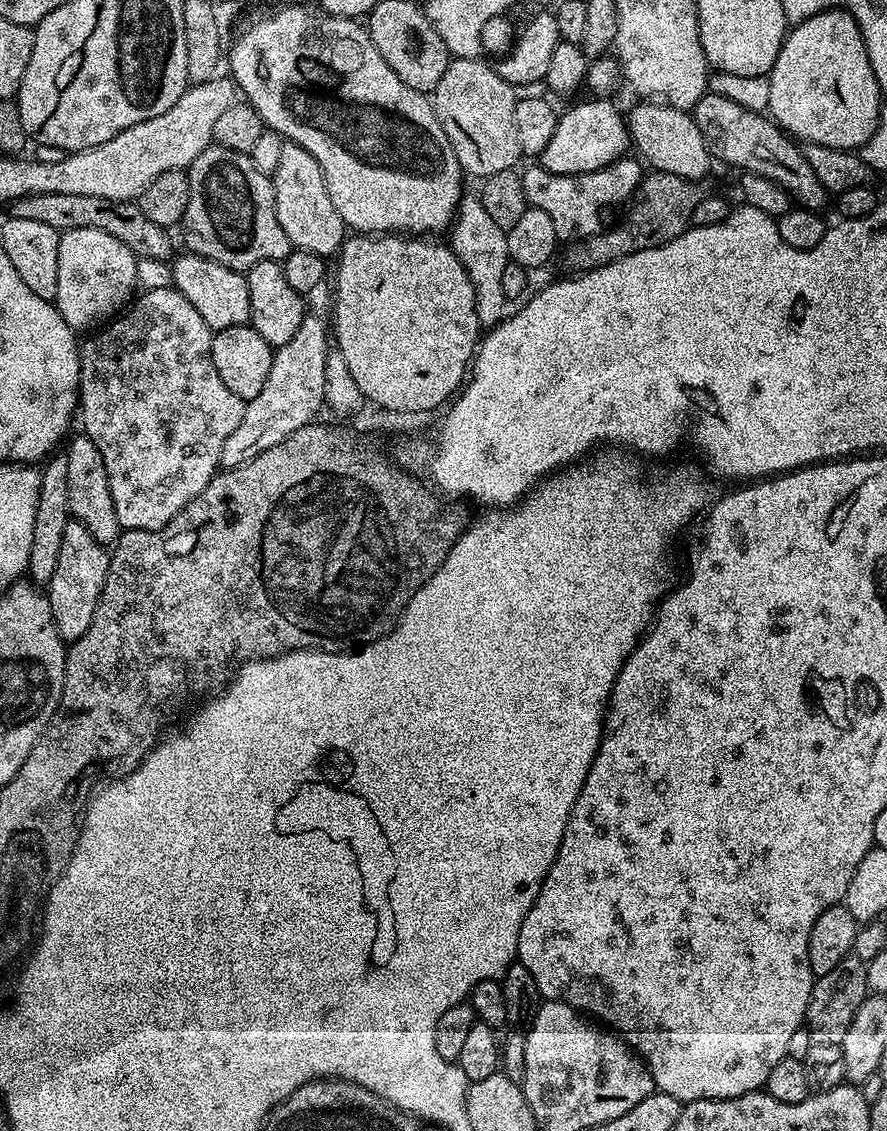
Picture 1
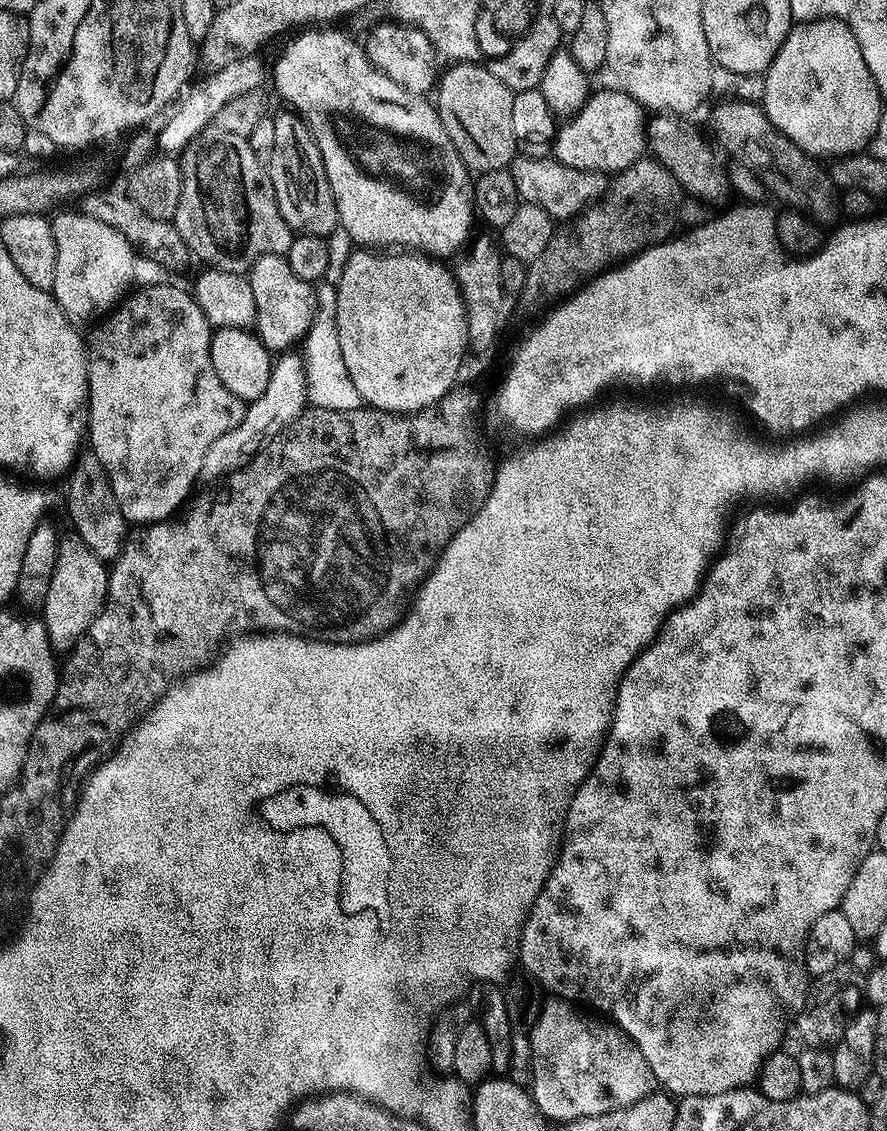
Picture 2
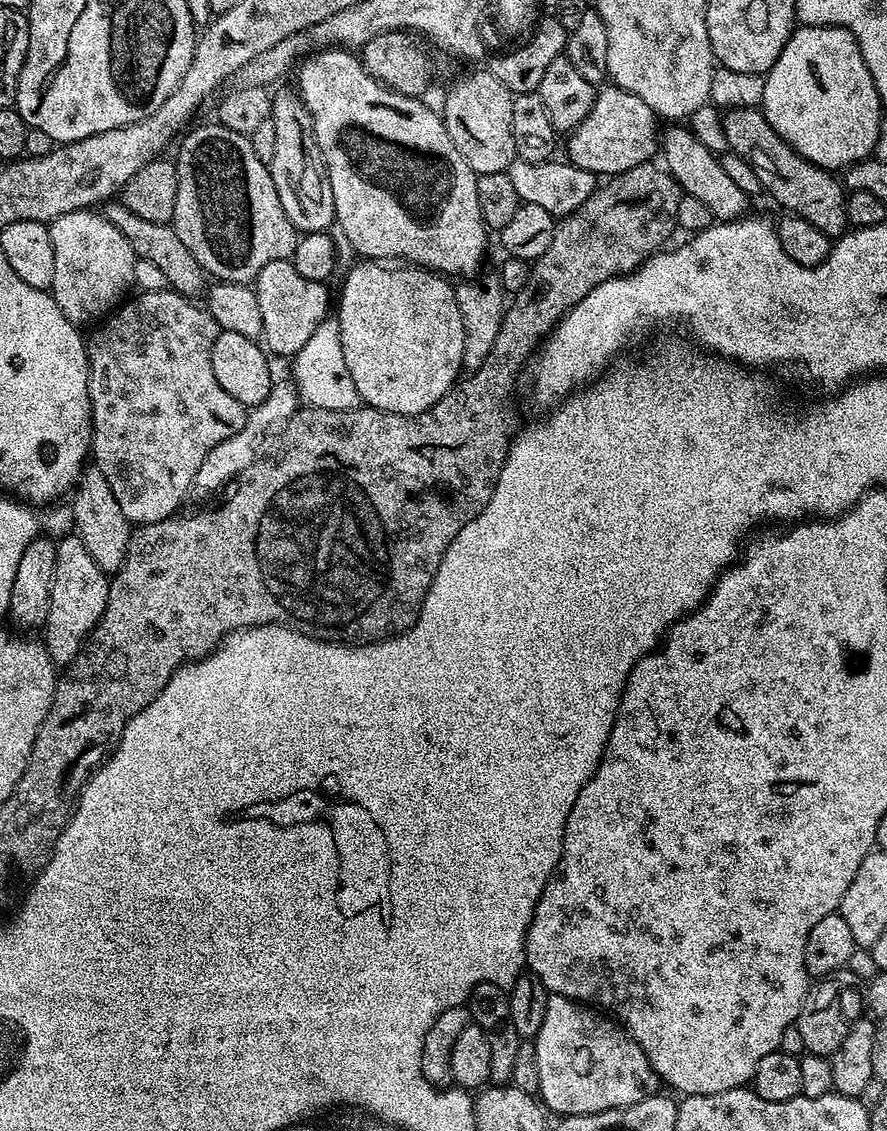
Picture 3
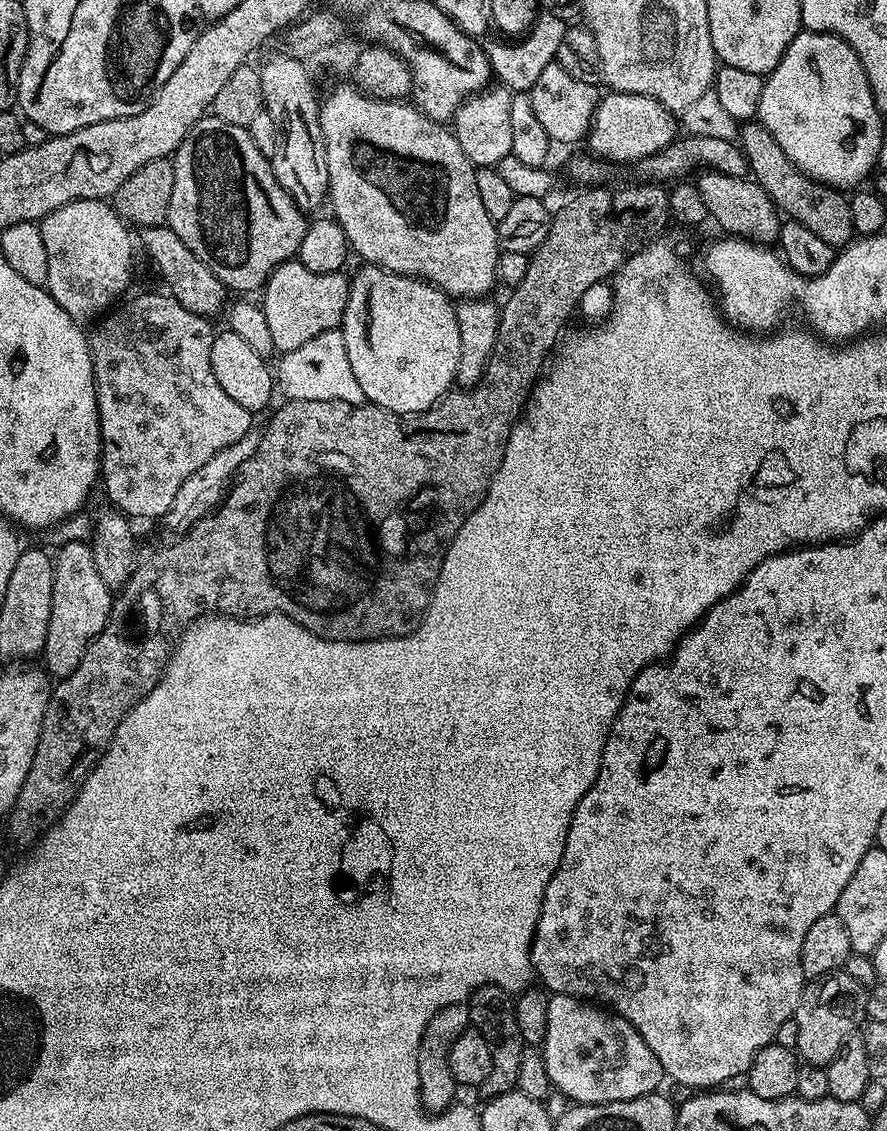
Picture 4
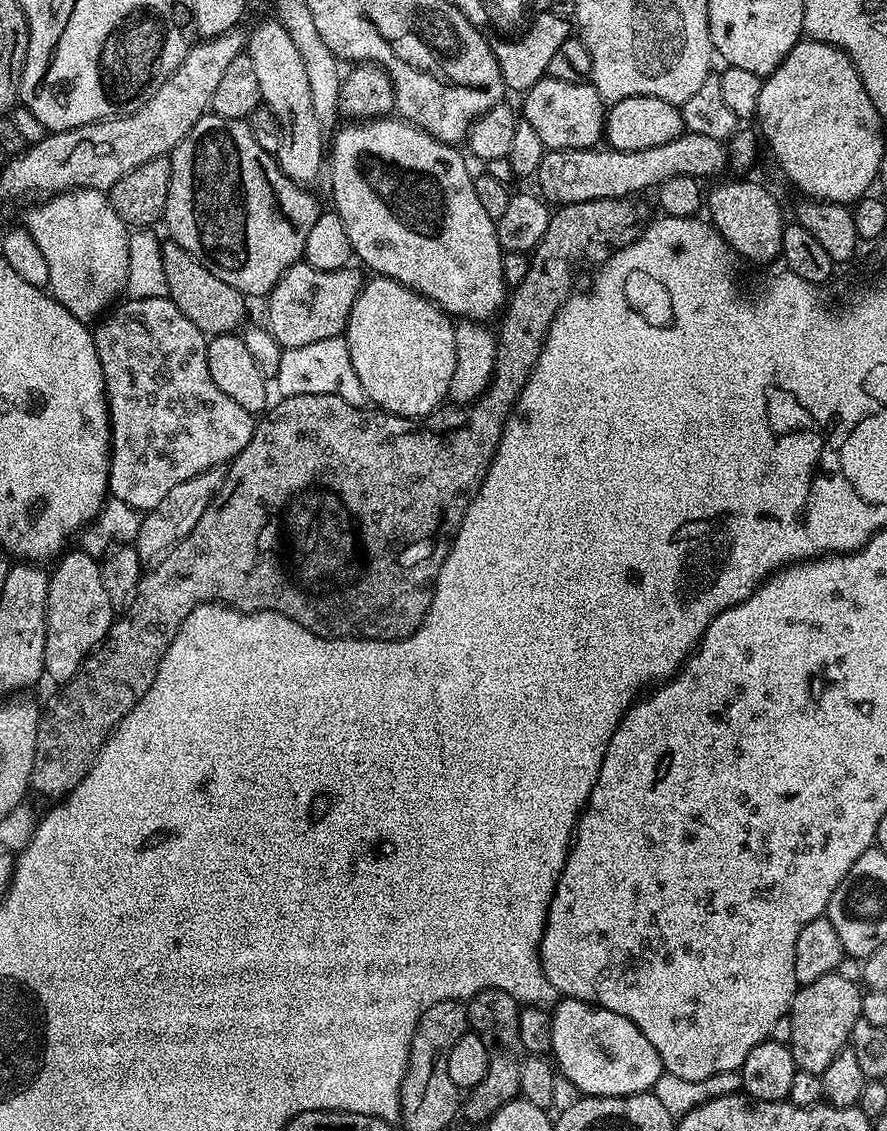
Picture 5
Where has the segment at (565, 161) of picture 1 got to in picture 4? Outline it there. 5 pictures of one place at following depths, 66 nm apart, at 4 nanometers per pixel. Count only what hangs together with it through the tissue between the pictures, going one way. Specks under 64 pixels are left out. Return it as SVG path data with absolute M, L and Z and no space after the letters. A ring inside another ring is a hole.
M609 91L601 95L592 127L586 137L587 151L599 161L636 166L648 156L663 150L678 136L678 120L662 102L642 94Z

